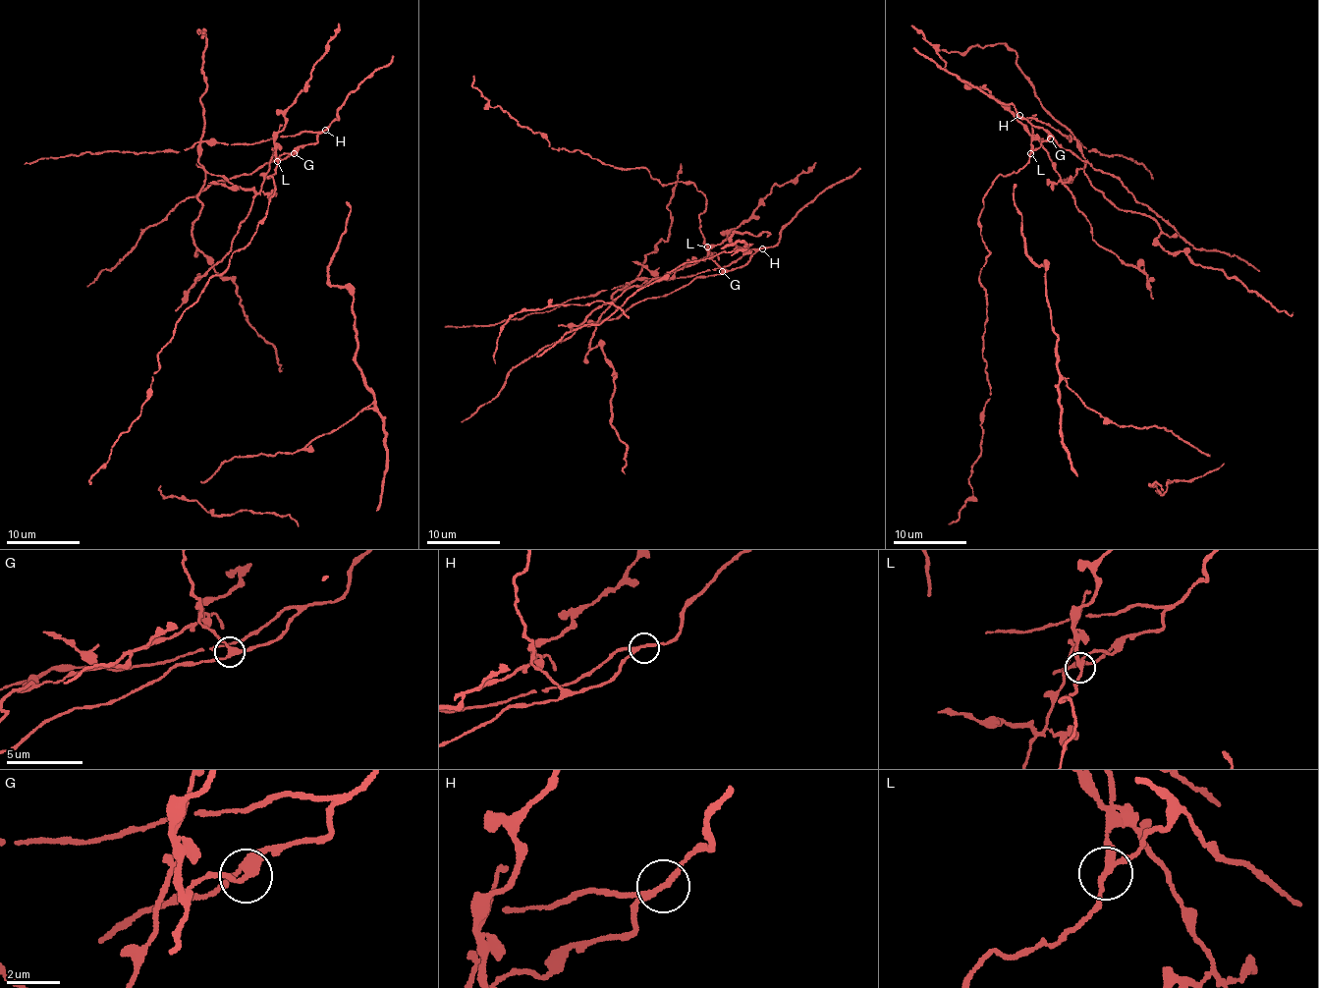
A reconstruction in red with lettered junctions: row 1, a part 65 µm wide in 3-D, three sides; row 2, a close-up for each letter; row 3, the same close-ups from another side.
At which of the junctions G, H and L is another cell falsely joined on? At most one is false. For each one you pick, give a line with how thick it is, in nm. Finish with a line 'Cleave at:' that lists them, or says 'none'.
L: calibre 200 nm
Cleave at: L

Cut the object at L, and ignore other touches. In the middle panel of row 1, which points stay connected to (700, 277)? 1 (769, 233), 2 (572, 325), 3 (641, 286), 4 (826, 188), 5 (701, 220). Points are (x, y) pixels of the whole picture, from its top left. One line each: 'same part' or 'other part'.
1: other part
2: other part
3: other part
4: same part
5: same part

